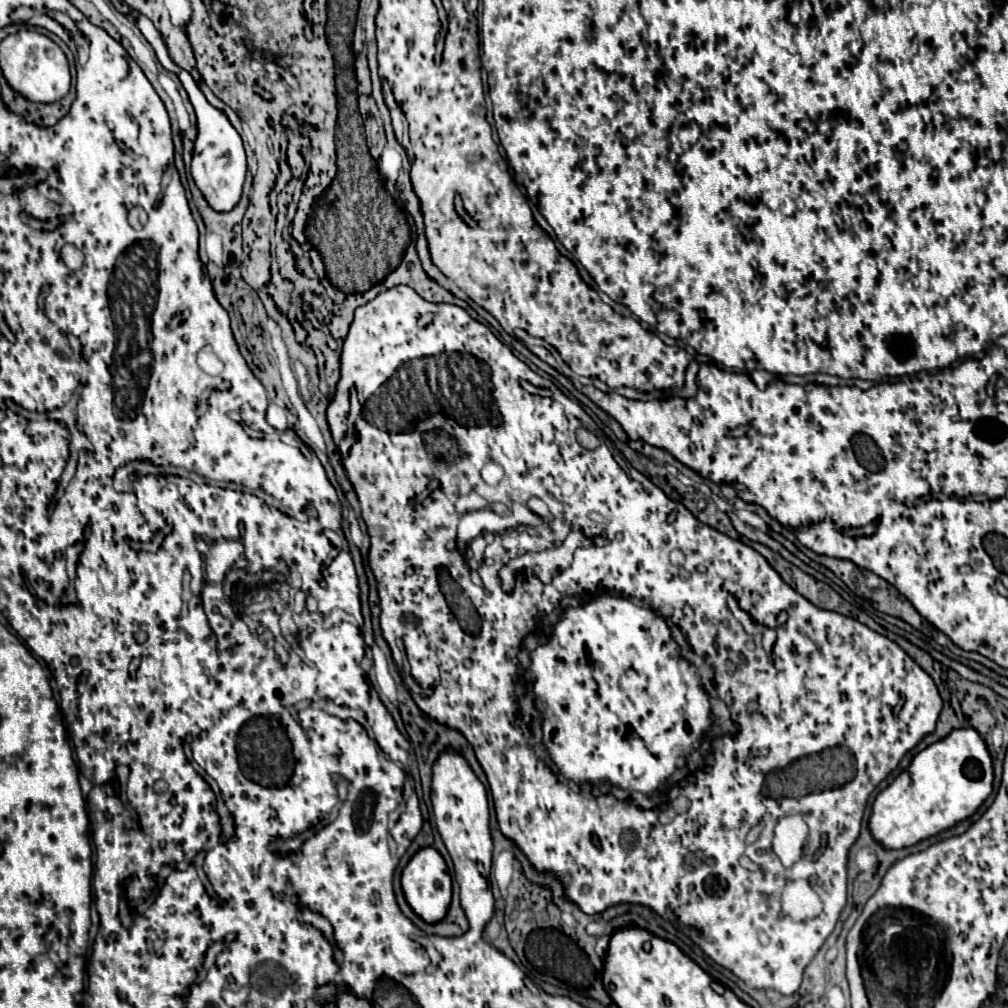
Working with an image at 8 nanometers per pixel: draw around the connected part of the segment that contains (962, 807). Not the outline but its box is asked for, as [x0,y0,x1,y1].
[870,727,992,849]

